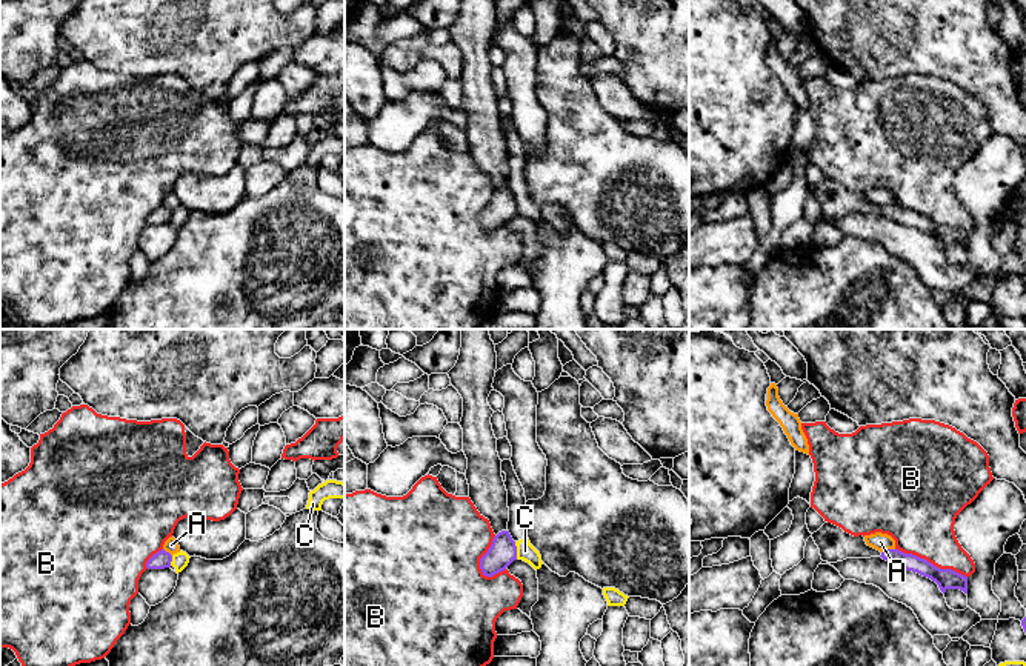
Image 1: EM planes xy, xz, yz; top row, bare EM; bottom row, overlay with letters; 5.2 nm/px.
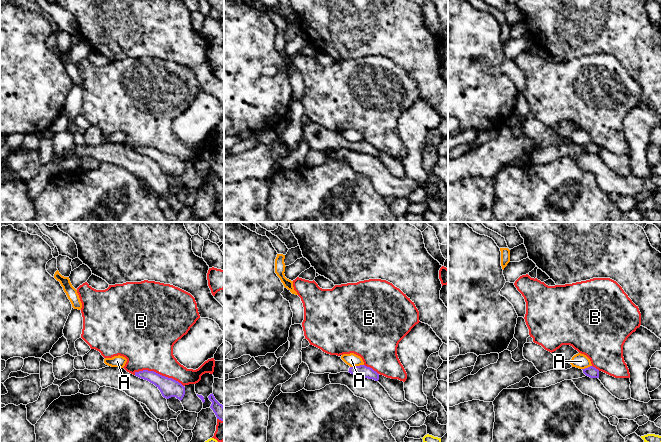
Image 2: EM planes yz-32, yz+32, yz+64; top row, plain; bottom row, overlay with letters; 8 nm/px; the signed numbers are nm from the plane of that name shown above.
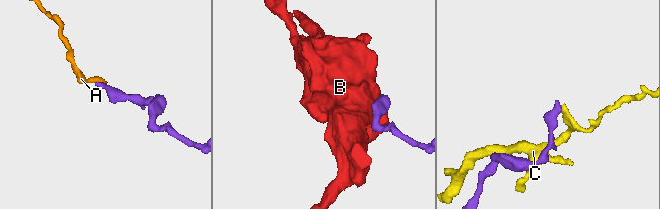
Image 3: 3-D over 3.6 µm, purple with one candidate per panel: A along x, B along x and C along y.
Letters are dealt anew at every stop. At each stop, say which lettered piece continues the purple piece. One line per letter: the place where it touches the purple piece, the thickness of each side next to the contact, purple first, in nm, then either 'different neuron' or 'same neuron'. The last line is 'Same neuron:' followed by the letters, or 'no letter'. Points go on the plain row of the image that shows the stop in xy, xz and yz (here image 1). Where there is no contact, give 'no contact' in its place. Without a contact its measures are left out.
A: yz (888, 205) | 90/90 nm | different neuron
B: yz (931, 219) | 110/360 nm | different neuron
C: xz (516, 205) | 140/100 nm | different neuron
Same neuron: no letter

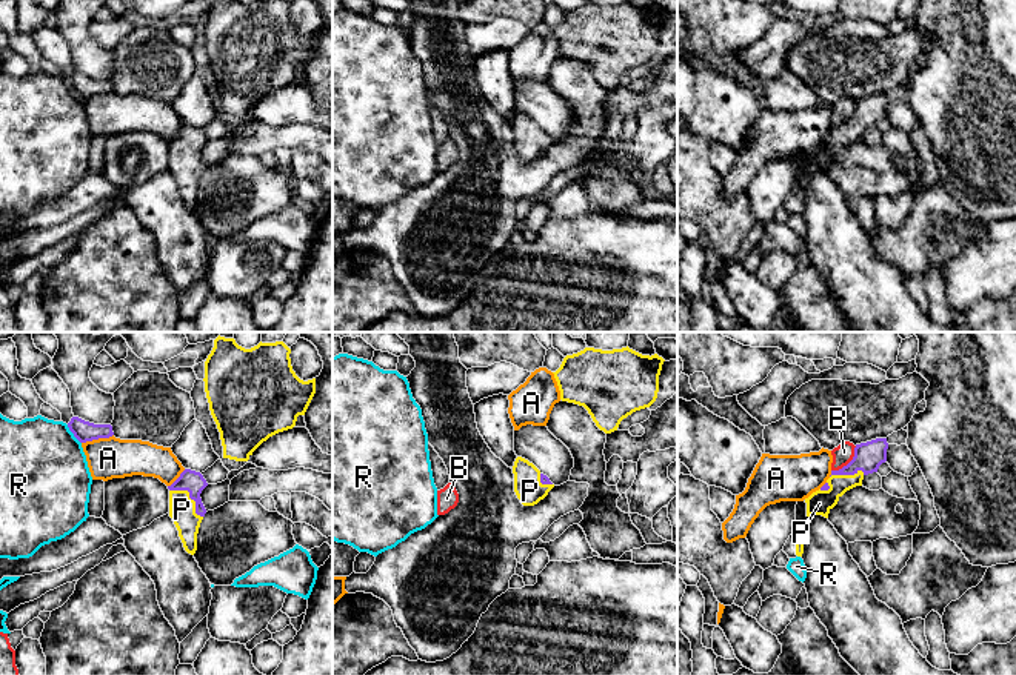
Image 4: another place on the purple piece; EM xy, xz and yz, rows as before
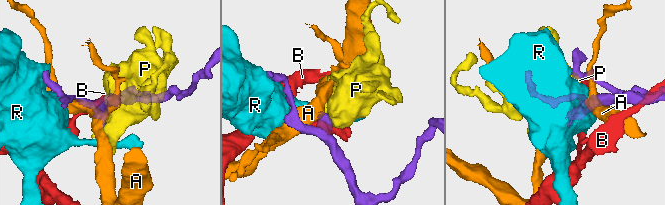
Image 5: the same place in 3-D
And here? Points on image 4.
A: xy (97, 94) | 110/220 nm | different neuron
B: yz (848, 119) | 150/100 nm | different neuron
P: xy (190, 152) | 120/140 nm | same neuron
R: xy (73, 88) | 110/460 nm | different neuron
Same neuron: P

